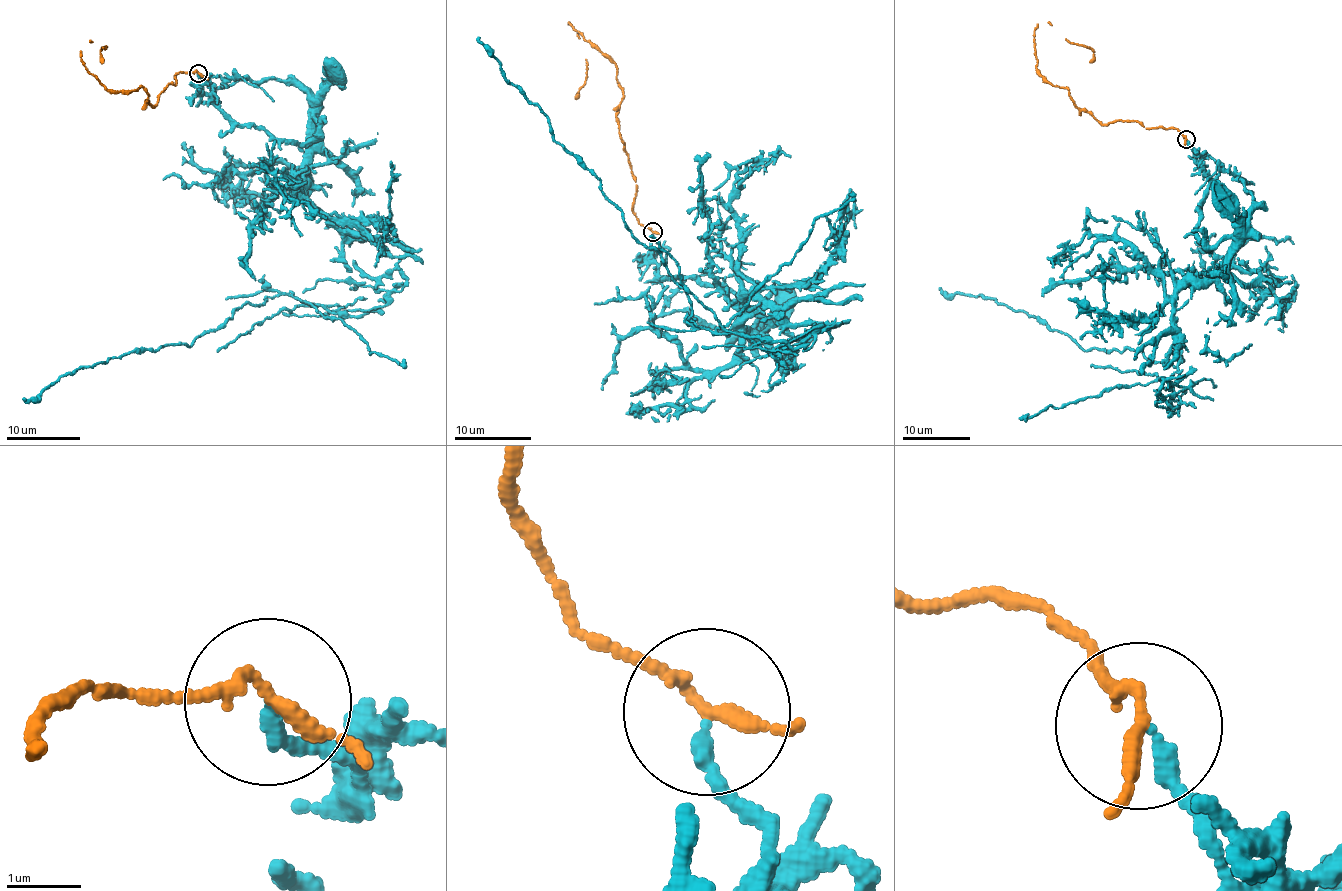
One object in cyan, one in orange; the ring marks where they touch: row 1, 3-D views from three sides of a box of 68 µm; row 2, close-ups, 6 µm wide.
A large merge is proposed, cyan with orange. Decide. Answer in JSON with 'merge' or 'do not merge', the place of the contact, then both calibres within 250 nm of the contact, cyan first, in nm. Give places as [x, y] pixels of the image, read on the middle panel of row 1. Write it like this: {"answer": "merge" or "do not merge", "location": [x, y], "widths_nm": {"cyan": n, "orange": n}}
{"answer": "do not merge", "location": [652, 232], "widths_nm": {"cyan": 200, "orange": 180}}

